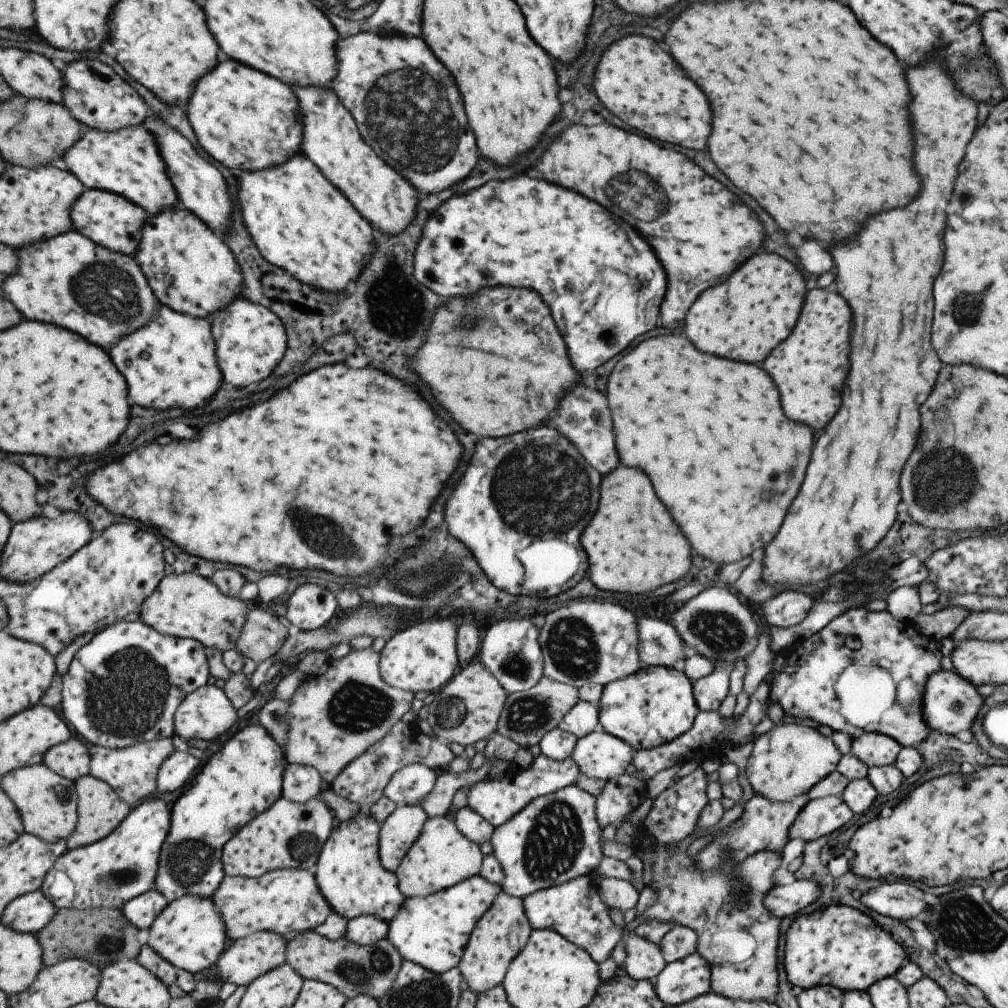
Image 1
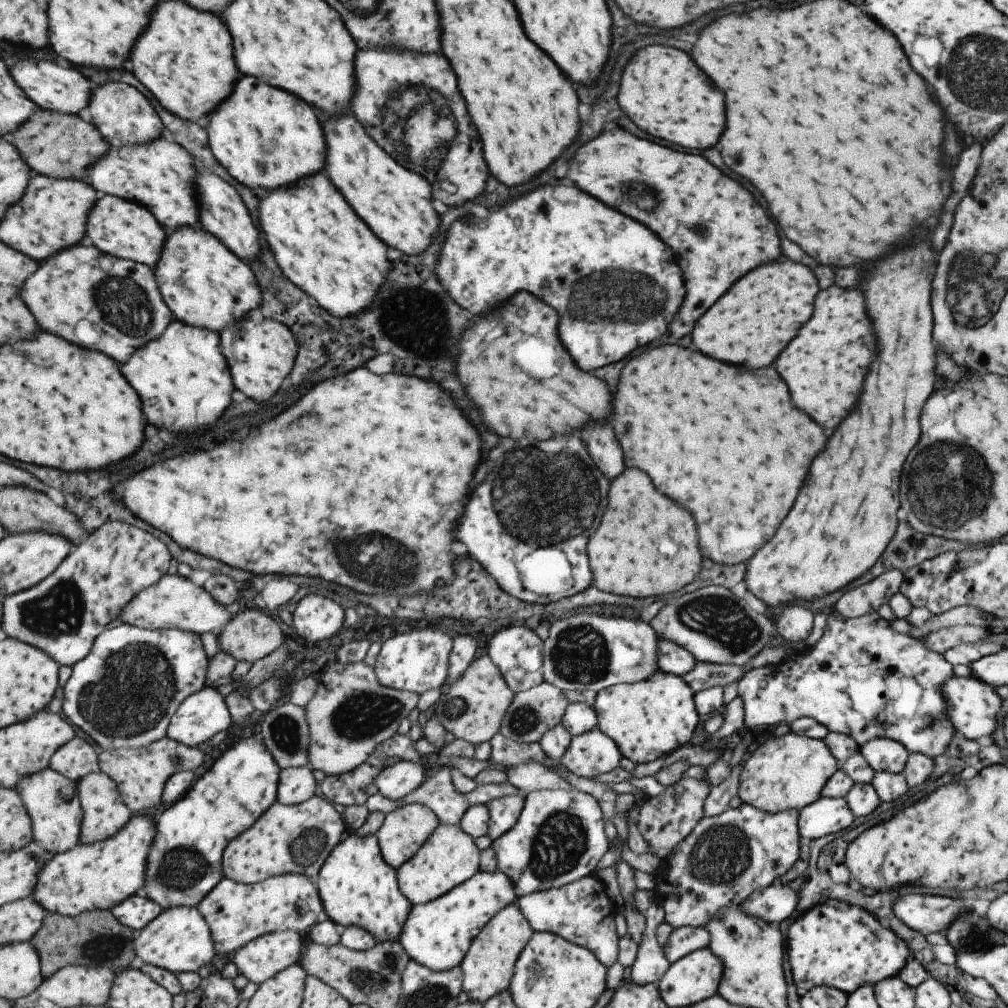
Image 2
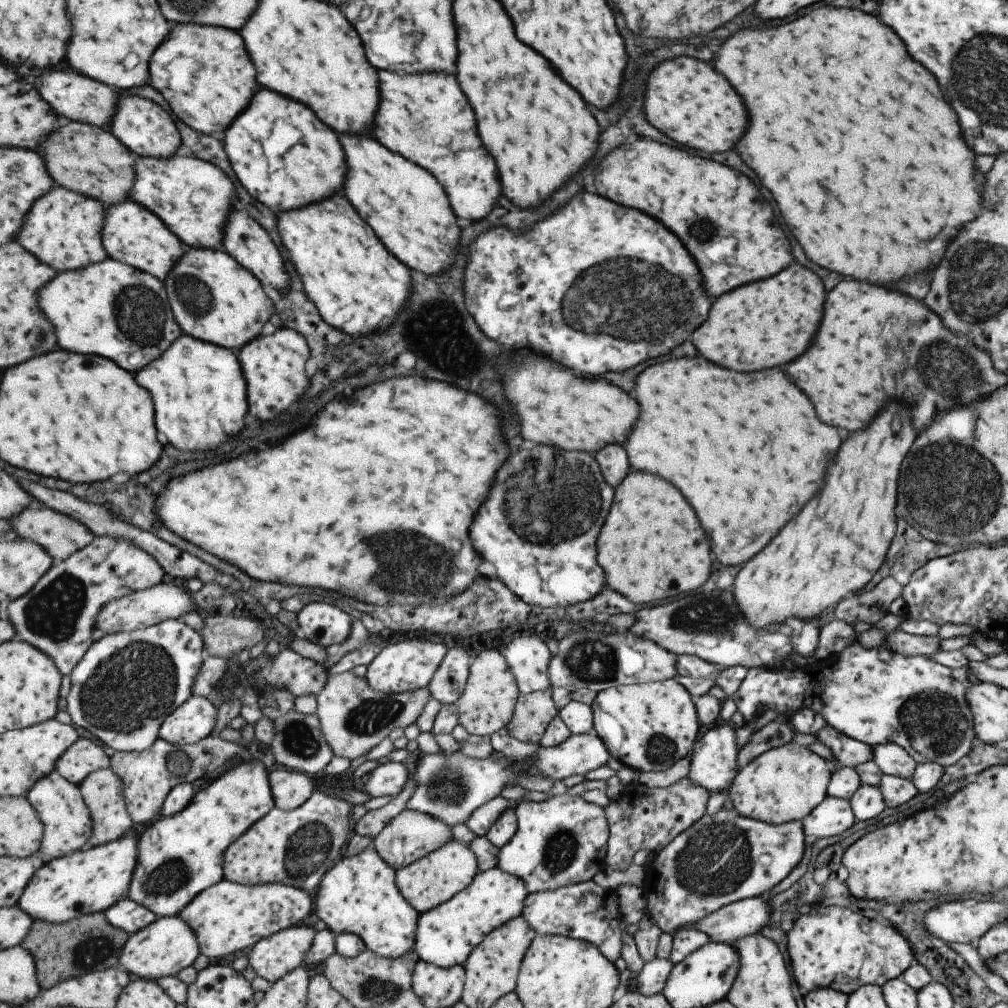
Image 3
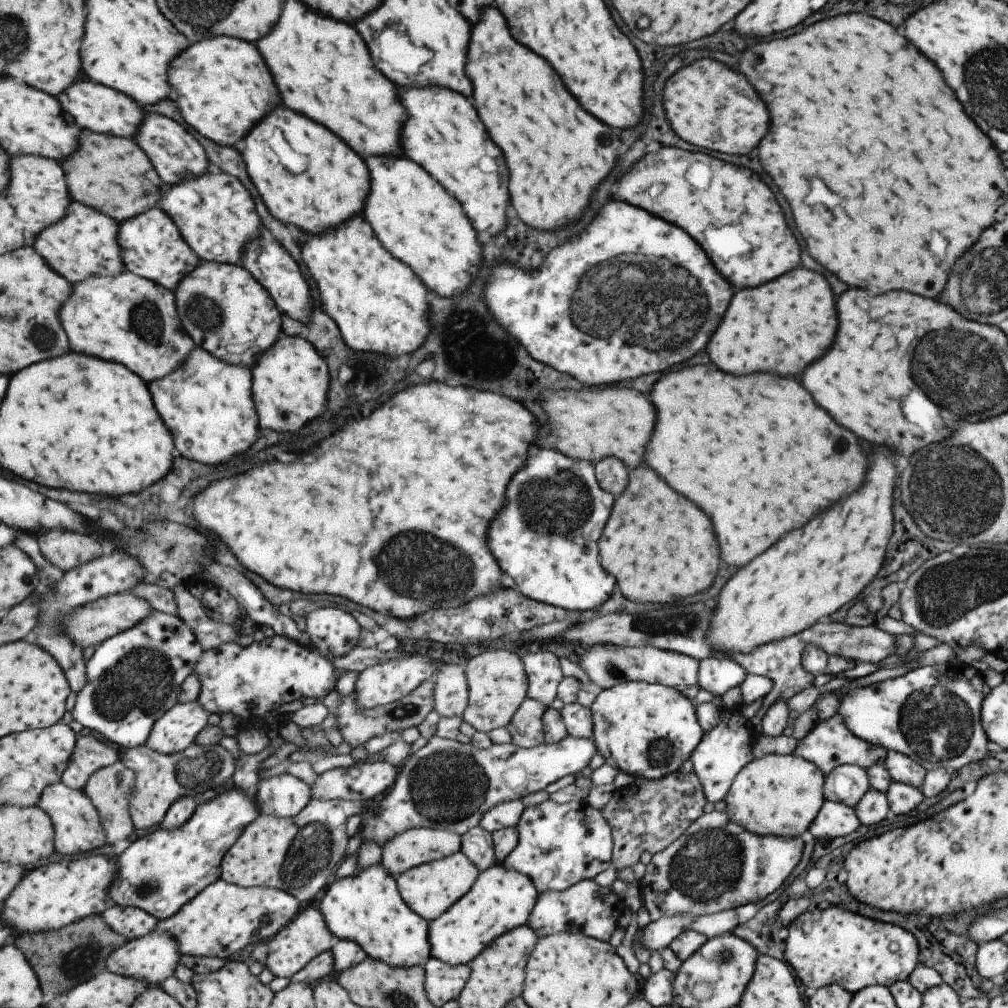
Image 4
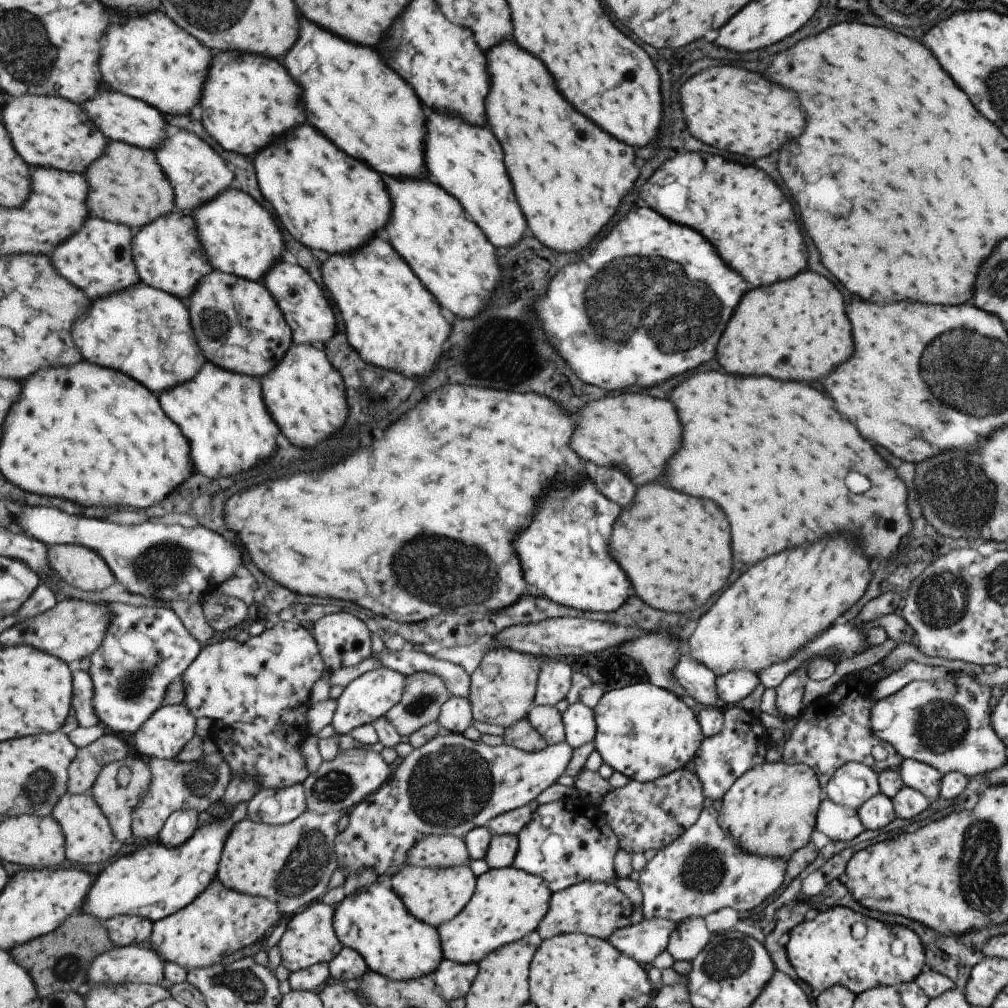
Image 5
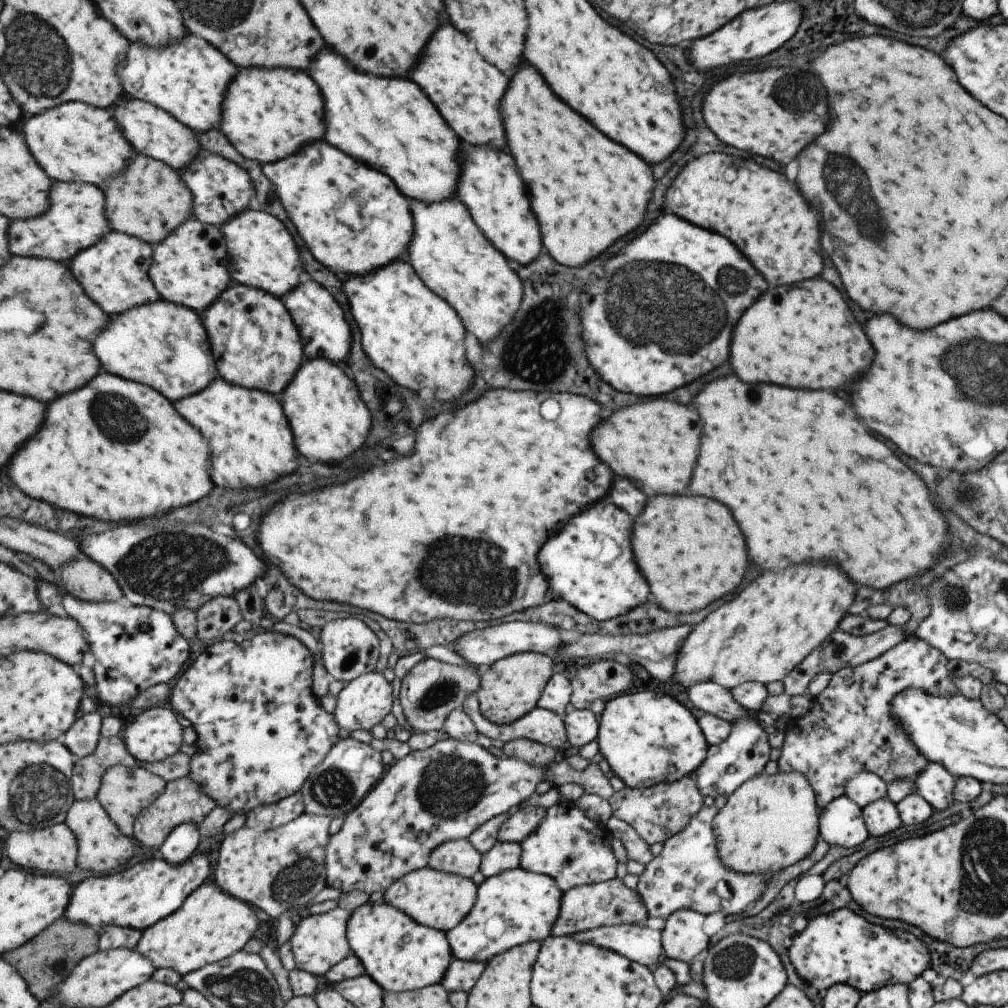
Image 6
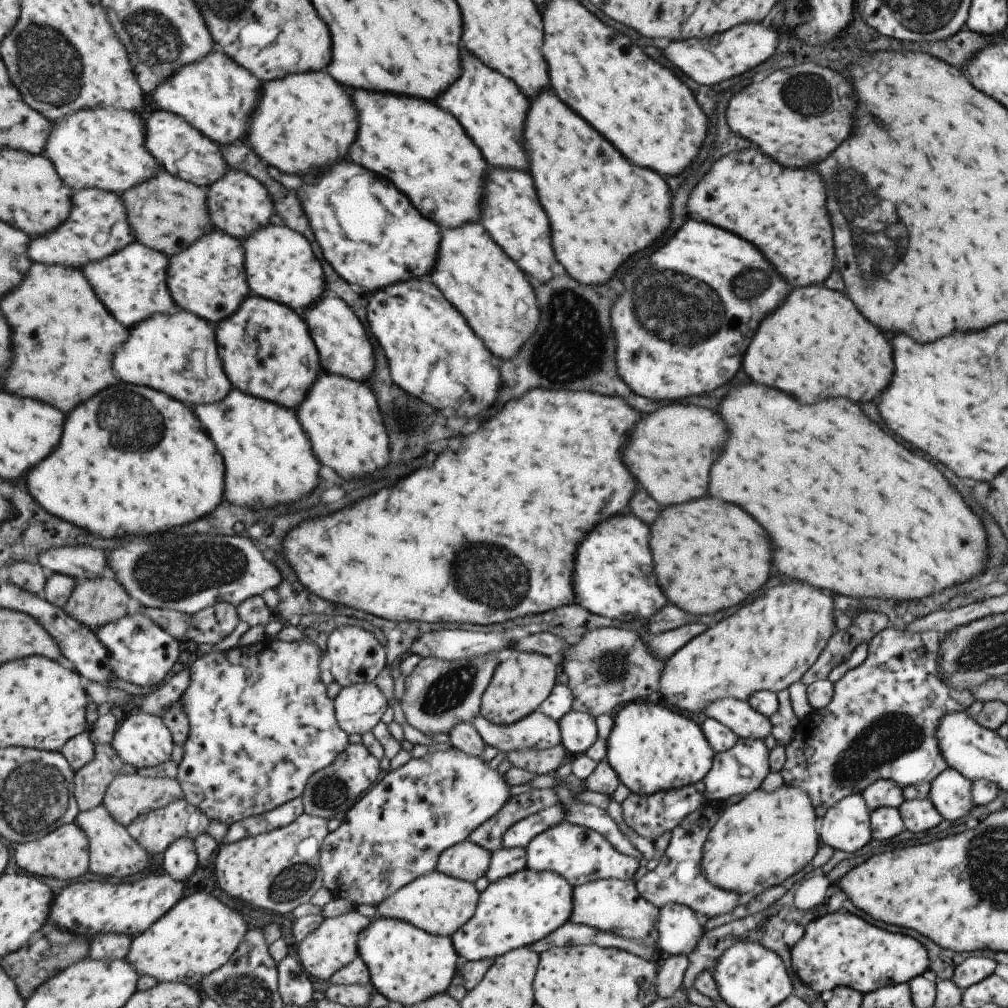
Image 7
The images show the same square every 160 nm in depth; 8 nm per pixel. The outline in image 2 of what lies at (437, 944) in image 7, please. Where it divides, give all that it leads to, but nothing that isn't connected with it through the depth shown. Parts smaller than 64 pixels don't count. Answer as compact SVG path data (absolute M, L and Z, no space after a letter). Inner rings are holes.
M351 832L349 837L341 841L336 850L329 856L318 874L315 883L320 889L320 895L324 901L325 912L329 919L336 922L341 928L361 927L368 930L379 943L399 941L404 932L405 923L412 914L412 901L401 892L400 881L398 880L398 869L384 859L381 854L381 847L376 835L359 837Z

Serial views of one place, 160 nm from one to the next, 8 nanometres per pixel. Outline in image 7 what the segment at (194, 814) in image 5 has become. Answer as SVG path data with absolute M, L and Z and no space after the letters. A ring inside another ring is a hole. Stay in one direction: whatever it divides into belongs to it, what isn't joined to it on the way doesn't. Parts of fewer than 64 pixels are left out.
M190 838L176 840L167 851L164 852L162 866L177 882L185 883L193 878L197 868L201 867L198 862L196 841Z

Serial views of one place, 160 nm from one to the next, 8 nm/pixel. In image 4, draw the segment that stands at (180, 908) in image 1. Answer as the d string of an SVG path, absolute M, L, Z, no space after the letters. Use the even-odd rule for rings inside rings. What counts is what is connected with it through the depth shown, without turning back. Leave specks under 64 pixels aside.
M155 930L143 938L129 940L121 948L117 948L107 959L106 970L113 974L140 979L147 984L160 986L168 978L174 976L181 954L180 945L170 935Z

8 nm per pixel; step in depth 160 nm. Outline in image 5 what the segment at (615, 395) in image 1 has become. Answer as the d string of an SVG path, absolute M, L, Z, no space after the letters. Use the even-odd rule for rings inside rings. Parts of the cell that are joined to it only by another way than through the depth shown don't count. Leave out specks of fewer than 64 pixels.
M699 372L687 380L683 380L677 388L673 388L671 392L671 402L677 408L681 426L683 426L683 438L681 438L681 448L673 454L673 460L669 460L669 472L667 472L667 482L673 490L677 492L685 492L689 496L699 496L699 498L709 498L713 500L727 516L729 520L729 530L731 530L731 554L735 562L743 562L743 564L755 564L757 560L763 560L765 556L777 554L781 550L787 548L799 548L803 544L811 544L815 540L821 540L829 534L847 534L847 536L855 536L859 538L859 550L863 552L863 556L867 558L891 558L899 552L899 544L901 538L909 534L911 530L911 518L909 518L909 510L907 510L907 502L905 502L905 484L903 480L897 478L897 472L889 466L885 466L885 462L881 460L881 456L877 458L877 452L873 450L873 446L863 440L855 426L845 420L845 416L841 416L835 408L833 408L833 400L829 396L825 396L819 390L813 390L807 384L799 384L799 382L779 382L779 380L771 380L767 376L763 378L743 378L743 376L731 376L725 372ZM855 470L859 474L863 474L867 480L871 480L871 488L867 488L867 492L863 494L851 494L847 488L841 488L841 480L843 476Z

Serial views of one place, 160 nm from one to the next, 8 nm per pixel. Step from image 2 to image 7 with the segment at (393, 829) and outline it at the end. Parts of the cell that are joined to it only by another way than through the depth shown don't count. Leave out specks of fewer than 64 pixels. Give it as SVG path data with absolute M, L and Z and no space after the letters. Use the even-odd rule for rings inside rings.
M470 839L448 848L440 856L439 871L476 883L485 878L492 863L492 852Z

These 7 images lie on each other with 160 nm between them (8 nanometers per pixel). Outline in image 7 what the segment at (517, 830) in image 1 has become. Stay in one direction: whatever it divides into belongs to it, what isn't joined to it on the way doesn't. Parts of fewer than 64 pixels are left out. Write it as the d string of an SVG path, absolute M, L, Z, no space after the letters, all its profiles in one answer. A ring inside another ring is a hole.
M565 820L534 836L524 849L527 869L559 873L571 888L595 879L633 879L639 868L636 858L617 852L598 832Z

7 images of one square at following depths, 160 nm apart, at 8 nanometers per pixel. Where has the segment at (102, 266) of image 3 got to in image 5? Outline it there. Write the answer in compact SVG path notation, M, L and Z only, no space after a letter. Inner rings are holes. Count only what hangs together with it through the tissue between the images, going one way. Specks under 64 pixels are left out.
M139 282L135 287L116 295L94 300L90 311L82 316L76 326L77 346L87 360L121 370L135 380L141 380L141 384L147 388L153 388L153 392L171 390L183 382L193 380L209 361L194 331L187 301L147 283Z

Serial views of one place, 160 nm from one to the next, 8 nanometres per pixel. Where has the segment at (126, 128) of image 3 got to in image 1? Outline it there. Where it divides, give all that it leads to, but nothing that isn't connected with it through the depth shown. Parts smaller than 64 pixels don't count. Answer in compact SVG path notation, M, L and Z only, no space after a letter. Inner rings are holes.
M81 60L61 69L66 88L63 104L71 110L85 126L100 131L117 132L127 127L143 125L151 114L148 102L140 96L137 85L125 80L112 66L103 62Z

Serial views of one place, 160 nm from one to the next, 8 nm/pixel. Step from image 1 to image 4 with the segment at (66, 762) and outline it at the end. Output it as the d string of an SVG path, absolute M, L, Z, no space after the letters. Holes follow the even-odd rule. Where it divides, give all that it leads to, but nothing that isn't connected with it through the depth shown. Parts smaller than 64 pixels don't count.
M93 734L80 736L62 782L68 784L69 788L83 791L97 771L115 764L118 760L117 750L99 740L97 736Z

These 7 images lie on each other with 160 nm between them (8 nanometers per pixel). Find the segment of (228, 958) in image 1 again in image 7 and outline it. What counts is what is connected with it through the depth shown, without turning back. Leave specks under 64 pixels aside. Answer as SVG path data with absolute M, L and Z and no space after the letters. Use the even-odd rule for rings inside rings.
M355 910L338 917L326 918L315 931L300 942L294 952L313 978L331 980L336 972L347 967L359 956L360 936L372 920L372 917L362 916Z

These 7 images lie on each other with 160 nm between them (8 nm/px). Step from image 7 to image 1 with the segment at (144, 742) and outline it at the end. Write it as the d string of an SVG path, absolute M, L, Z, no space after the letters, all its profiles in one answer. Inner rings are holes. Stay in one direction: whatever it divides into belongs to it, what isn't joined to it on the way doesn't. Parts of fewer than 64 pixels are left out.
M205 685L199 690L189 694L187 698L181 703L174 716L174 734L187 740L215 740L221 734L229 732L235 722L237 722L237 709L231 704L231 700L227 698L227 694L217 688L215 685Z

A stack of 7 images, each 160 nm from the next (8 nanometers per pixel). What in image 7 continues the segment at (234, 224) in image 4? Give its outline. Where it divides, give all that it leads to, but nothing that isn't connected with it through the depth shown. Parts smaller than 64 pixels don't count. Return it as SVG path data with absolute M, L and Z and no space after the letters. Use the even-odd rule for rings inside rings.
M275 221L249 239L244 239L243 244L246 248L246 273L252 295L304 312L324 298L328 288L326 272L322 260L306 236Z

